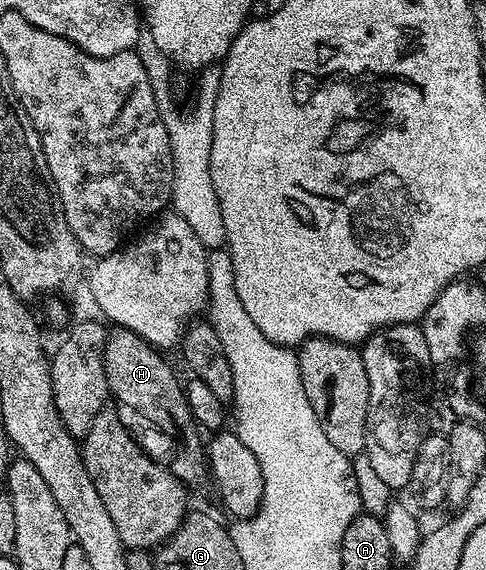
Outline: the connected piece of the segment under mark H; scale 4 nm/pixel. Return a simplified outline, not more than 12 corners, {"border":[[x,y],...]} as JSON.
{"border":[[139,334],[105,337],[112,399],[177,439],[171,471],[210,475],[182,377]]}

